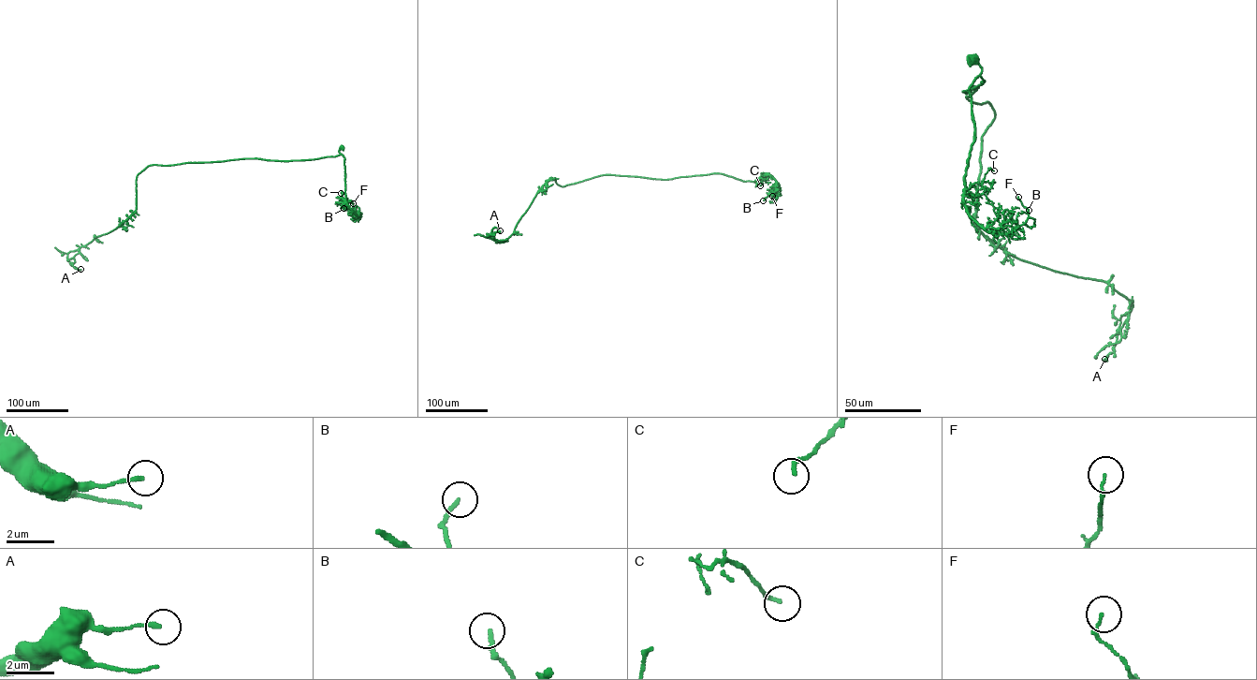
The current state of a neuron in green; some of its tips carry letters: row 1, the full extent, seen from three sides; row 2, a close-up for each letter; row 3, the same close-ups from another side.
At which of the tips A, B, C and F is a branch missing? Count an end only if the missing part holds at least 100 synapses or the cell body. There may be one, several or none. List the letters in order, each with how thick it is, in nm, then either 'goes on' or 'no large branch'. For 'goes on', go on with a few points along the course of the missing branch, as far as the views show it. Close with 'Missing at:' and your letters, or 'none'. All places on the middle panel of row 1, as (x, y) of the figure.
A: calibre 170 nm; no large branch
B: calibre 160 nm; no large branch
C: calibre 160 nm; no large branch
F: calibre 130 nm; no large branch
Missing at: none

